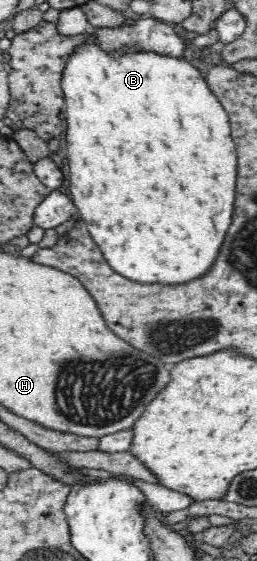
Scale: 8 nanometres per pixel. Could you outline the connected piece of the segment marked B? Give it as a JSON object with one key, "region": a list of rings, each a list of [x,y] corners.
{"region":[[[86,34],[85,42],[68,54],[60,80],[65,99],[66,147],[63,152],[69,164],[69,192],[71,200],[79,209],[88,231],[101,248],[105,260],[114,271],[131,280],[143,283],[176,285],[207,272],[217,256],[225,232],[231,222],[235,198],[237,155],[229,116],[217,95],[209,88],[205,76],[185,57],[173,57],[151,50],[103,50],[98,38]]]}

